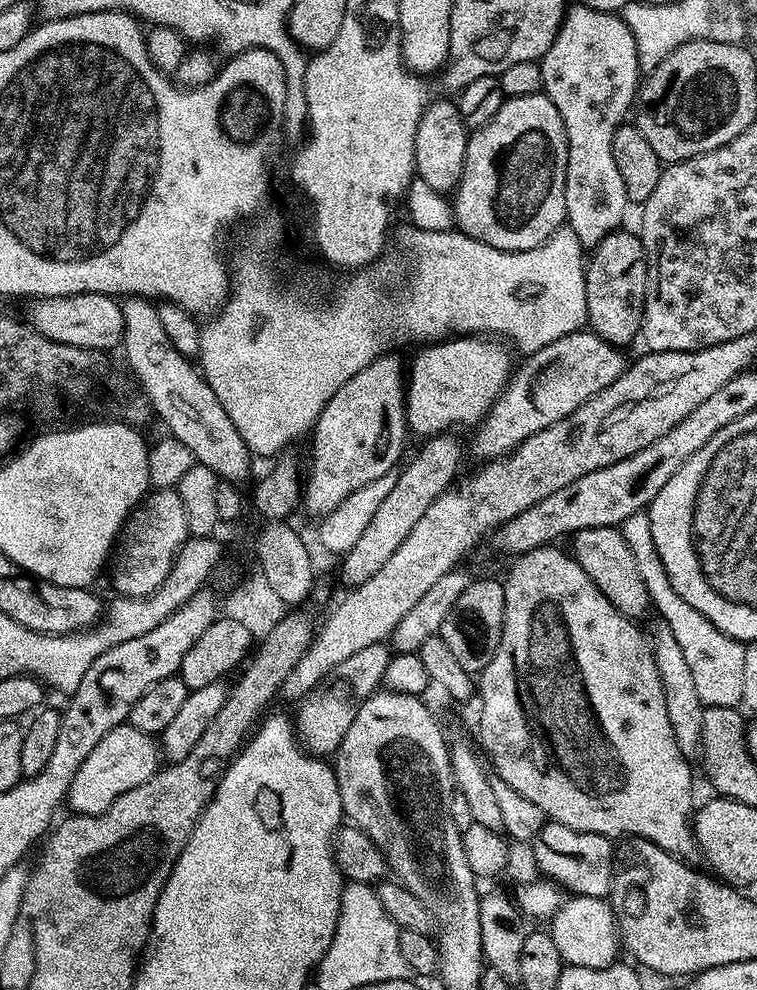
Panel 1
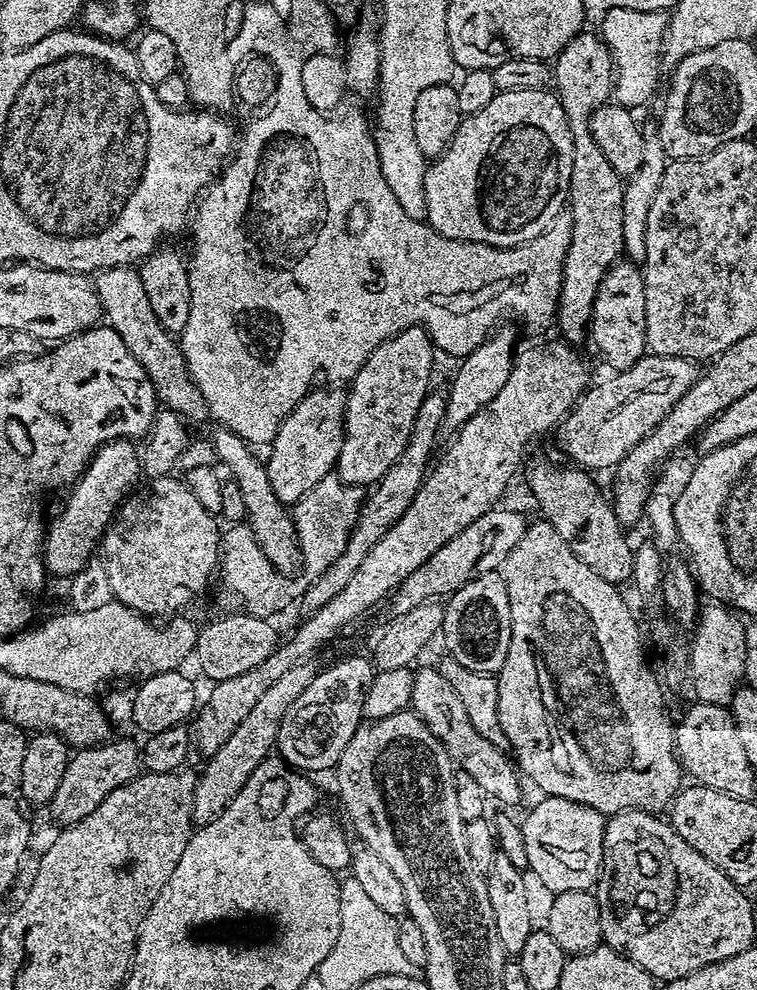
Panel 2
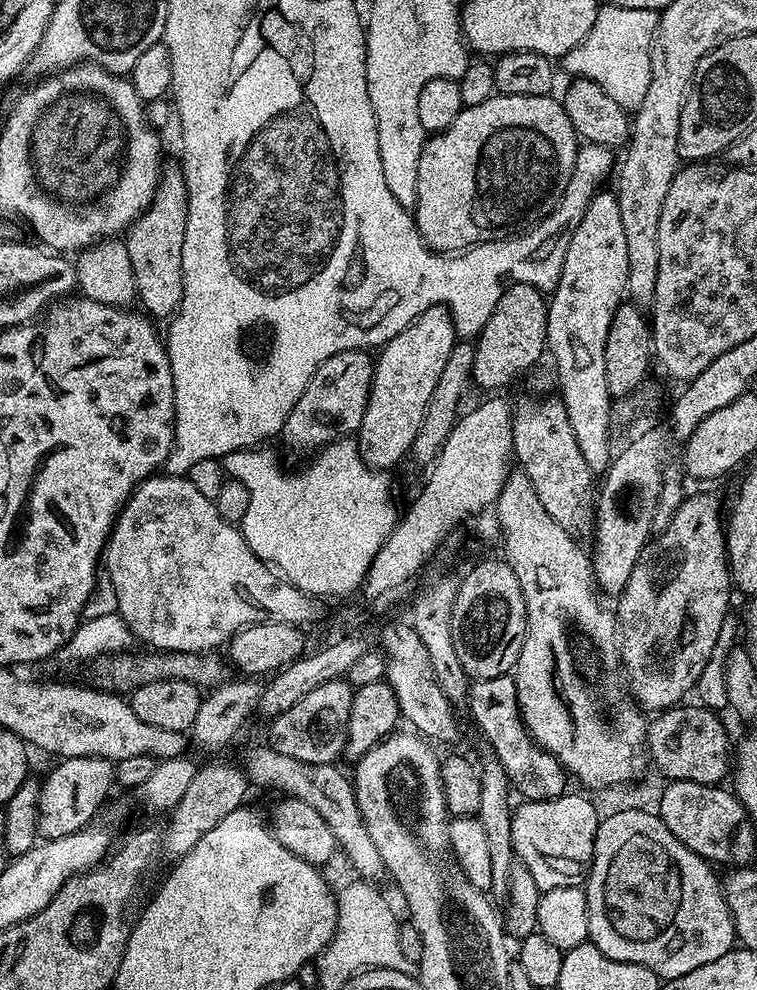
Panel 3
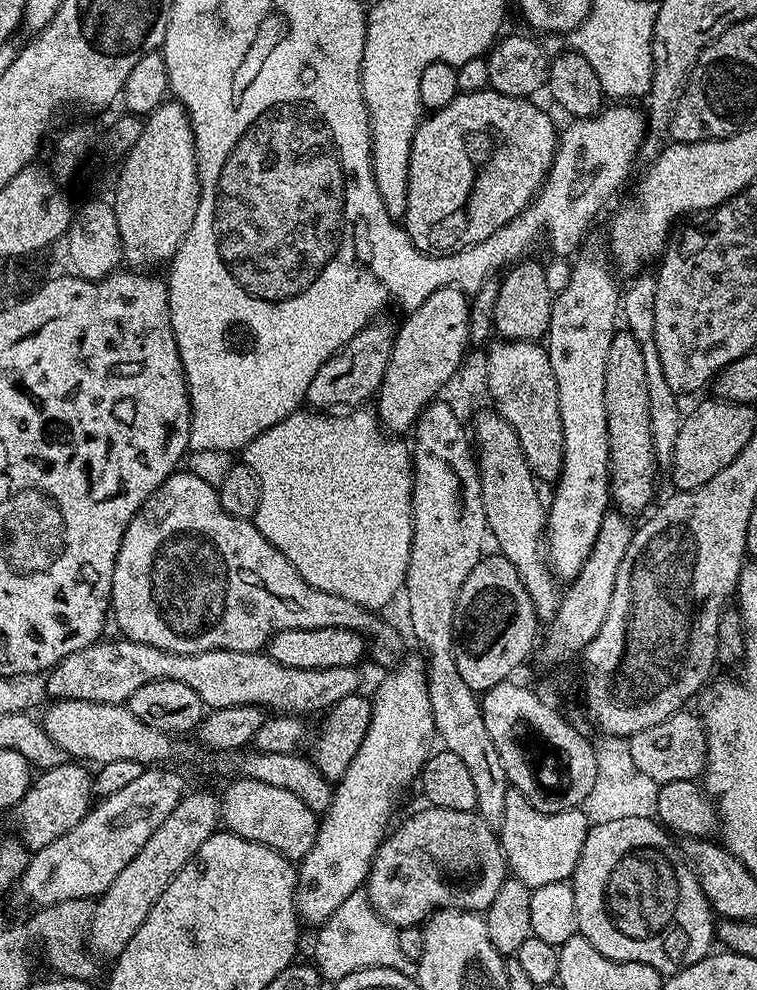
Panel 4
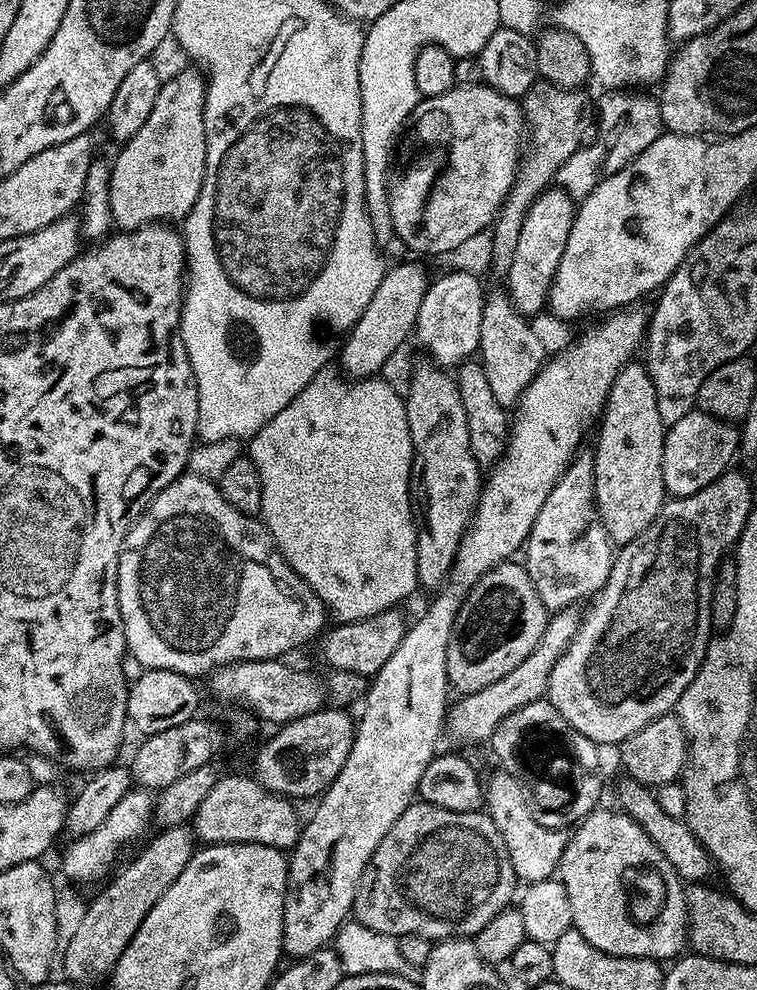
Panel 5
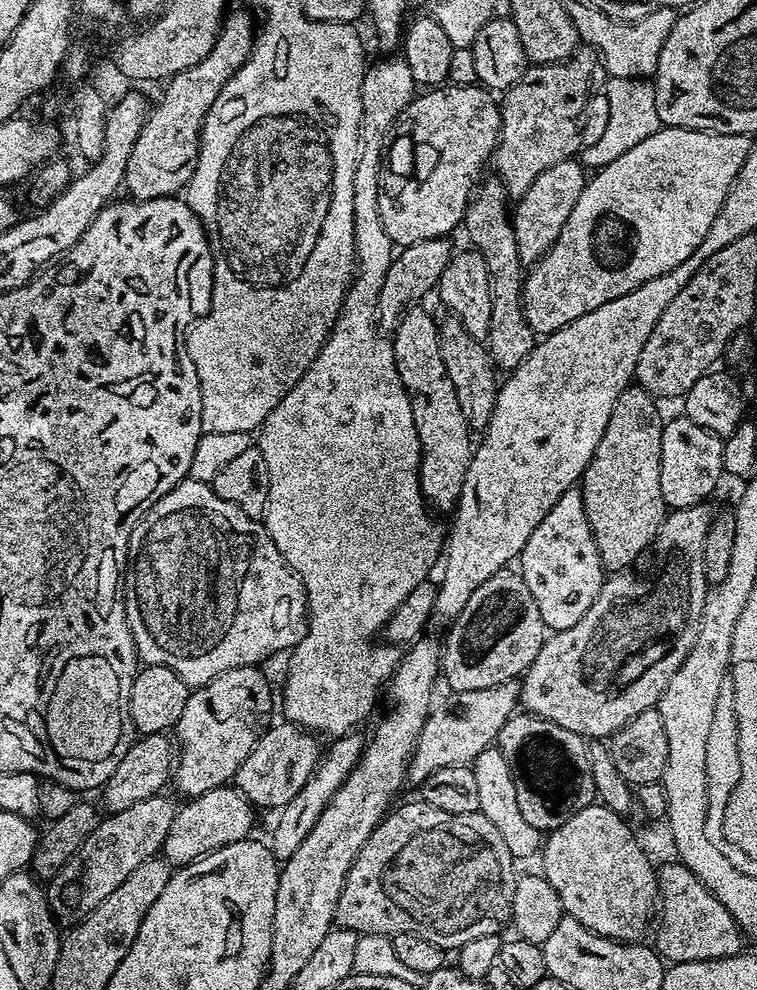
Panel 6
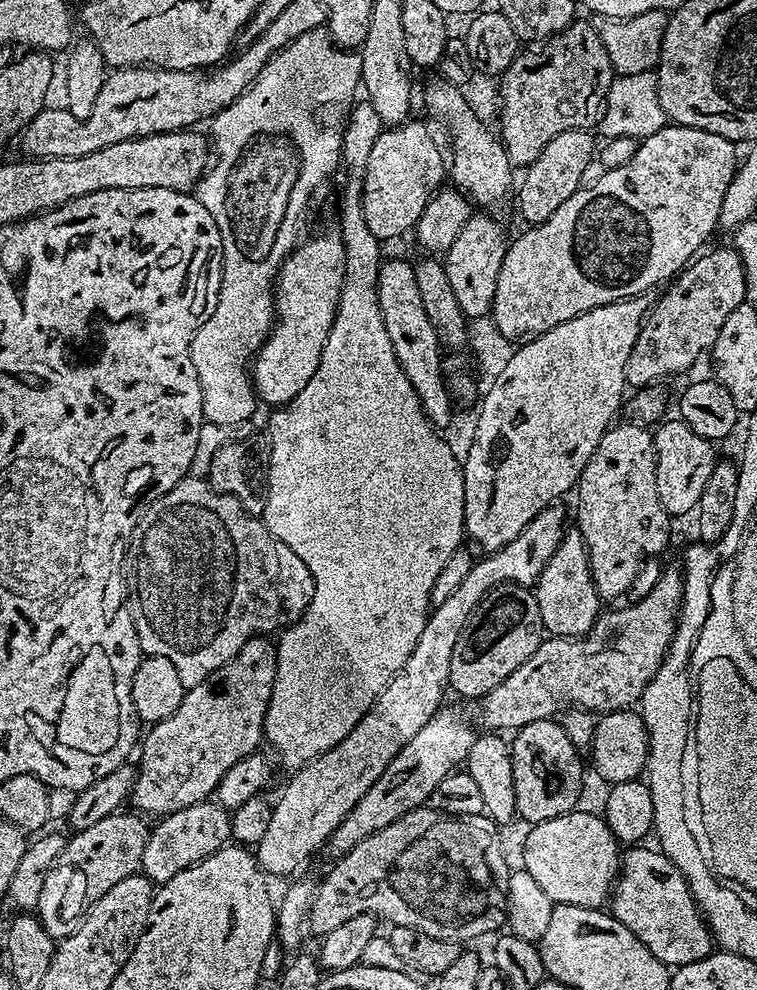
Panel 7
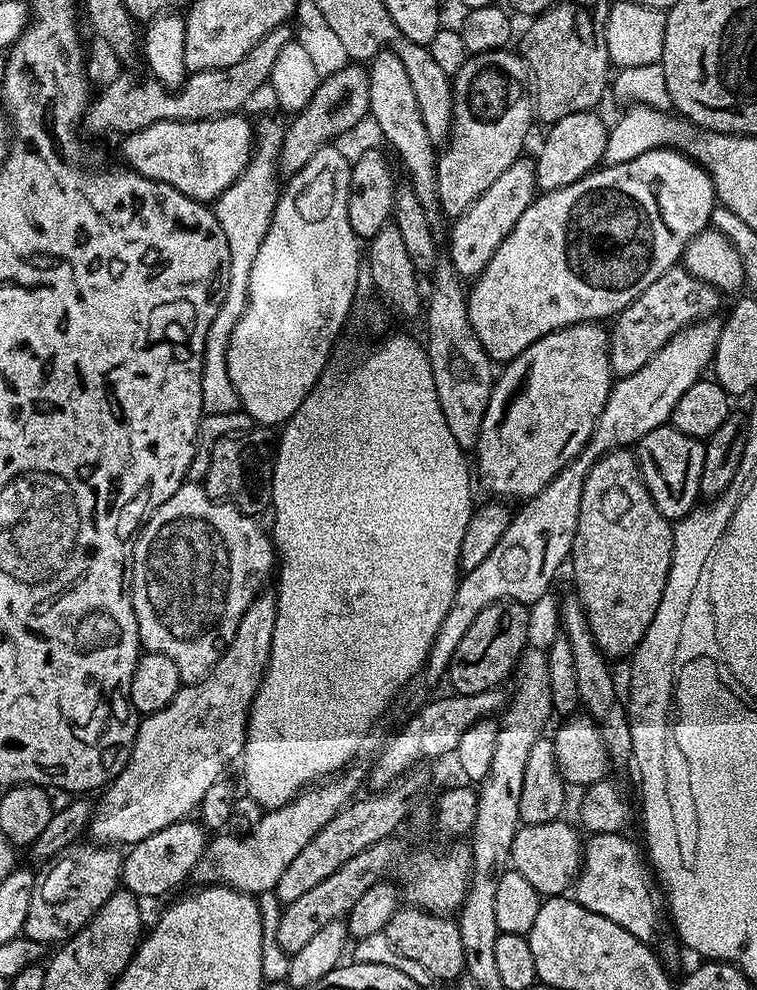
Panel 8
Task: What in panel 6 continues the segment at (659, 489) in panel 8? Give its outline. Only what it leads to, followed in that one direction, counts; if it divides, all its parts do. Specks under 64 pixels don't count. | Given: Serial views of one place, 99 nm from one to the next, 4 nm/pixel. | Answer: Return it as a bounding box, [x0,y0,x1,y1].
[660,414,725,509]

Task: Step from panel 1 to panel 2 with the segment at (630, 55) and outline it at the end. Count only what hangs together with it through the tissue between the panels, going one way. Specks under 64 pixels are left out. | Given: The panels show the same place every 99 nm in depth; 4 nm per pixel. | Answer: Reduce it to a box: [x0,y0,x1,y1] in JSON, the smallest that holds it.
[554,31,625,346]

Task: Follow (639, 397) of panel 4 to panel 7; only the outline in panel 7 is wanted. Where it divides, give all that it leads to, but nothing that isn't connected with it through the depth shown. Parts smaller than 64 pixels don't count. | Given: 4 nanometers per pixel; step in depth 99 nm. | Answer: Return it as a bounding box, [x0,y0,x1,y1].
[574,422,670,602]

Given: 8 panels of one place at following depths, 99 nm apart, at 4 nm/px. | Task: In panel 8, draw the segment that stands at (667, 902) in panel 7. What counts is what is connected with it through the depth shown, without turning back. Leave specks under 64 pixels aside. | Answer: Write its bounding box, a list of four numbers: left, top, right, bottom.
[574,832,662,942]

